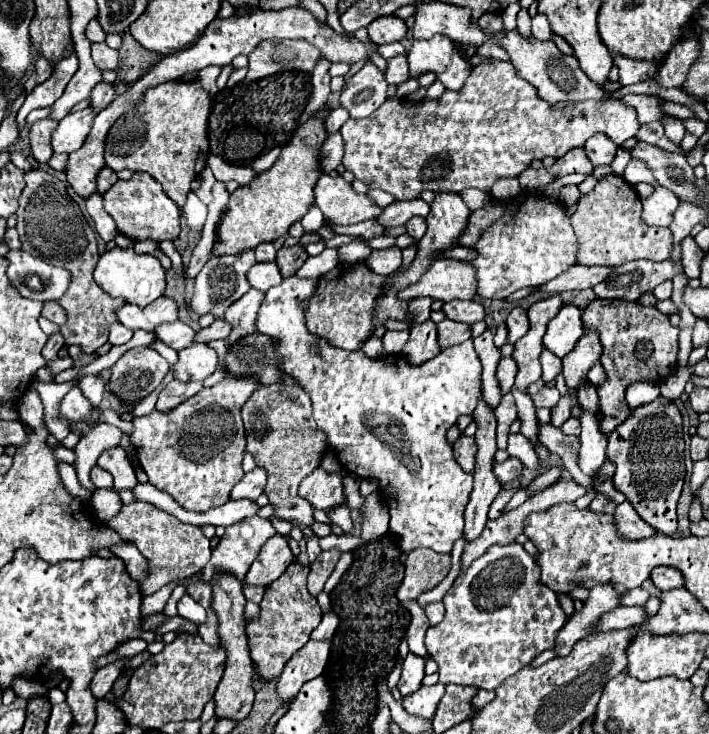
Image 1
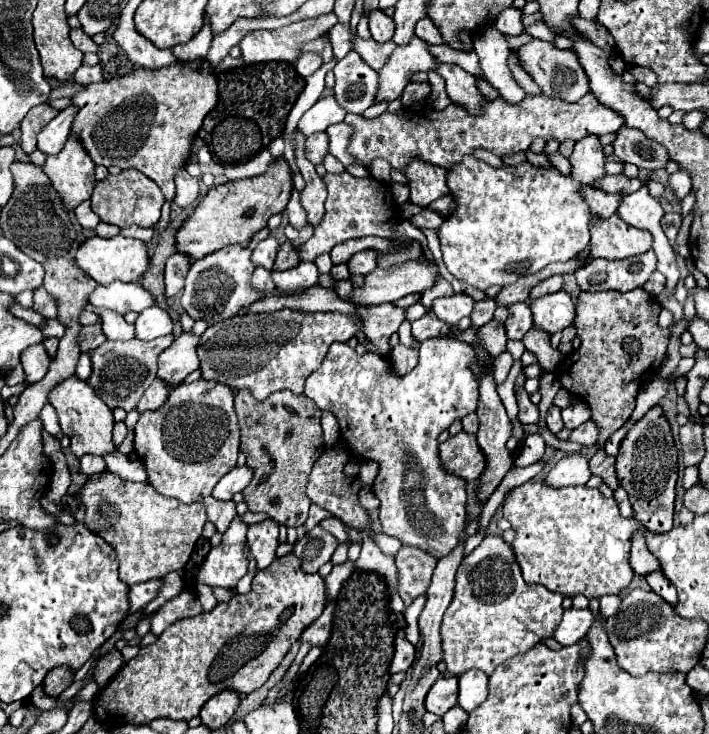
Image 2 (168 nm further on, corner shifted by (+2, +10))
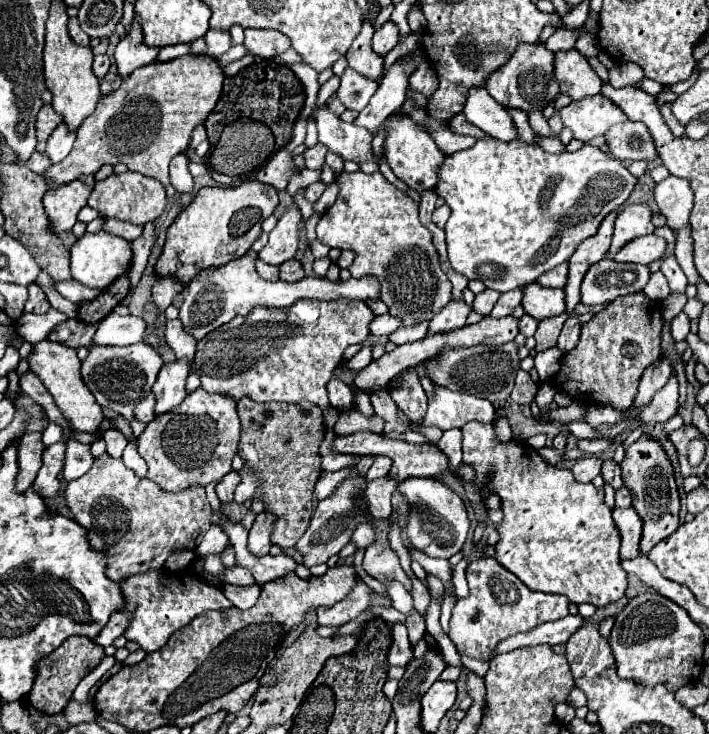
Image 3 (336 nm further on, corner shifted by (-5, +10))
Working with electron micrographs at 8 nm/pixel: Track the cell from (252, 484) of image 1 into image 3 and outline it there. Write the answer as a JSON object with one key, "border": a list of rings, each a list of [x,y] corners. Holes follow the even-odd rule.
{"border":[[[229,472],[217,486],[215,486],[215,492],[217,492],[217,496],[219,496],[219,500],[223,502],[223,504],[227,504],[227,502],[233,502],[233,492],[235,492],[235,488],[239,486],[239,482],[241,482],[241,476],[239,476],[239,472]]]}

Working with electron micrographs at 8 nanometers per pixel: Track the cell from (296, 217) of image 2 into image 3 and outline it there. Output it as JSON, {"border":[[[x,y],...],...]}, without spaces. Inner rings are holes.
{"border":[[[336,182],[329,184],[328,188],[323,192],[320,199],[314,204],[314,210],[317,213],[324,213],[328,210],[336,201],[339,188]]]}

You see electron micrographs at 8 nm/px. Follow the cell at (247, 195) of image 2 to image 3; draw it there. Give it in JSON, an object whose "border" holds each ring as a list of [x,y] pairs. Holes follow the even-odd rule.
{"border":[[[251,178],[243,180],[243,184],[235,186],[235,188],[201,188],[199,194],[195,196],[195,200],[169,226],[167,242],[165,242],[163,254],[161,254],[155,270],[159,272],[159,276],[175,274],[181,280],[189,282],[203,268],[211,268],[211,266],[217,266],[217,264],[227,264],[227,260],[241,258],[251,248],[251,244],[259,238],[263,220],[269,218],[275,212],[277,206],[279,206],[277,190],[269,184],[259,184],[257,180],[251,180]]]}

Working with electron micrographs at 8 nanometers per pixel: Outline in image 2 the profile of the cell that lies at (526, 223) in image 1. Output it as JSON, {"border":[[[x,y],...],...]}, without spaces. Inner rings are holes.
{"border":[[[586,136],[576,142],[572,156],[568,158],[572,172],[566,178],[556,168],[536,168],[530,162],[518,166],[494,168],[474,156],[464,156],[460,164],[448,168],[448,190],[456,202],[456,208],[448,214],[438,230],[442,260],[450,274],[462,284],[470,284],[478,290],[488,286],[508,286],[520,276],[536,274],[552,262],[572,260],[590,242],[590,208],[582,196],[584,186],[594,186],[596,180],[606,176],[604,154],[598,136]]]}

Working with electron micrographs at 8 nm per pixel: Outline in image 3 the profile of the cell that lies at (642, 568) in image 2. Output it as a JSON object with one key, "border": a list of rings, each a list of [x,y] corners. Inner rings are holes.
{"border":[[[615,508],[613,520],[621,532],[621,558],[631,560],[631,558],[643,556],[639,548],[639,542],[643,536],[643,520],[639,518],[639,514],[633,508],[627,508],[627,510]]]}

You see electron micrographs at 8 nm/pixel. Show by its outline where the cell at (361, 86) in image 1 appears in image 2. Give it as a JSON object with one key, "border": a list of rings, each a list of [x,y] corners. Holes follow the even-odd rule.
{"border":[[[354,50],[334,66],[334,76],[334,98],[346,112],[362,114],[372,106],[378,88],[378,72],[364,64]]]}

